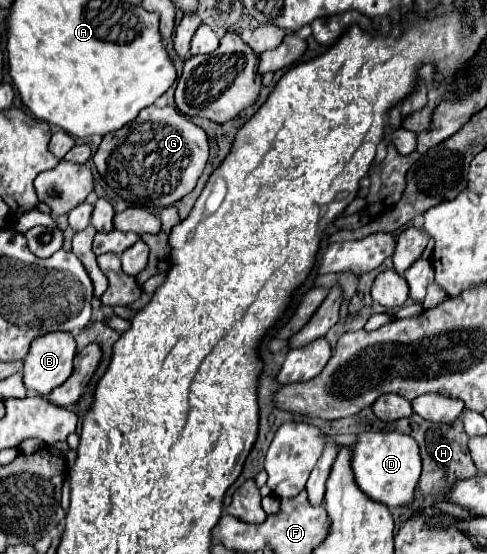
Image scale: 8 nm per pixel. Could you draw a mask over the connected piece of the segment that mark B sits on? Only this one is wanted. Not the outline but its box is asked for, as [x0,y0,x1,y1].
[24,331,76,395]

